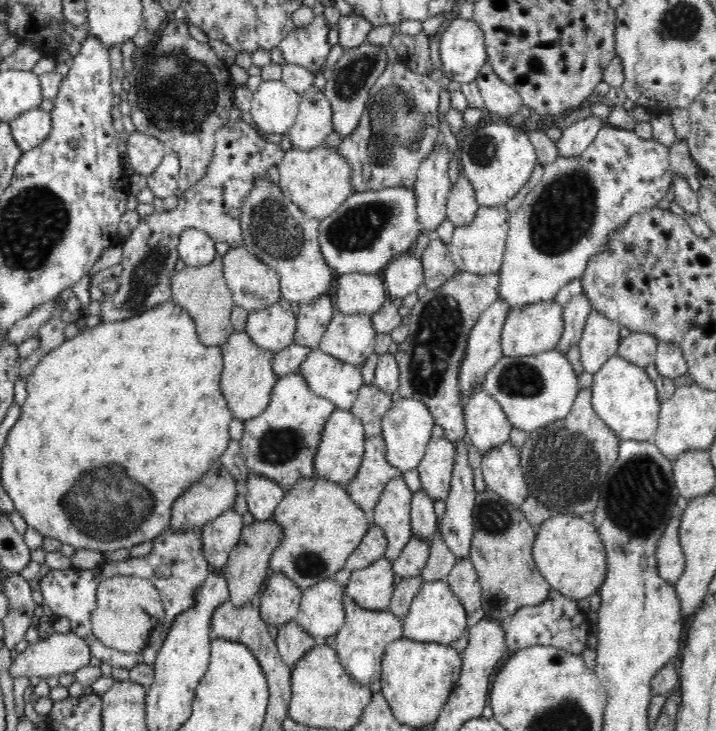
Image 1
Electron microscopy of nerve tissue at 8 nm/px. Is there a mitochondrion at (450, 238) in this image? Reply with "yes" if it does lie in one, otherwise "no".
no

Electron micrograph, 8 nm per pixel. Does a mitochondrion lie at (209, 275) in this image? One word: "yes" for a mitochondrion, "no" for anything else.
no

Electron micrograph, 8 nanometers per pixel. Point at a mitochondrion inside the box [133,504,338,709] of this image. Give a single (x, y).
(308, 564)

